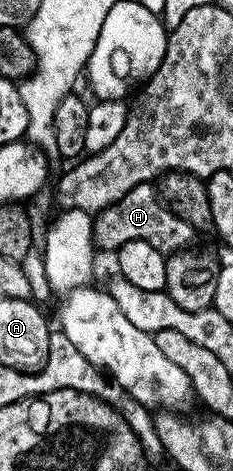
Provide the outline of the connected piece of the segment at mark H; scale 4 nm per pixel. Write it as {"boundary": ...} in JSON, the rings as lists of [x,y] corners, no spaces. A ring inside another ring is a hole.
{"boundary":[[[153,182],[136,185],[136,189],[124,193],[120,201],[97,212],[93,220],[94,242],[104,251],[117,251],[118,248],[128,245],[128,241],[148,241],[152,249],[169,257],[177,251],[185,251],[195,246],[196,228],[188,225],[188,221],[176,217],[176,213],[166,207]]]}

